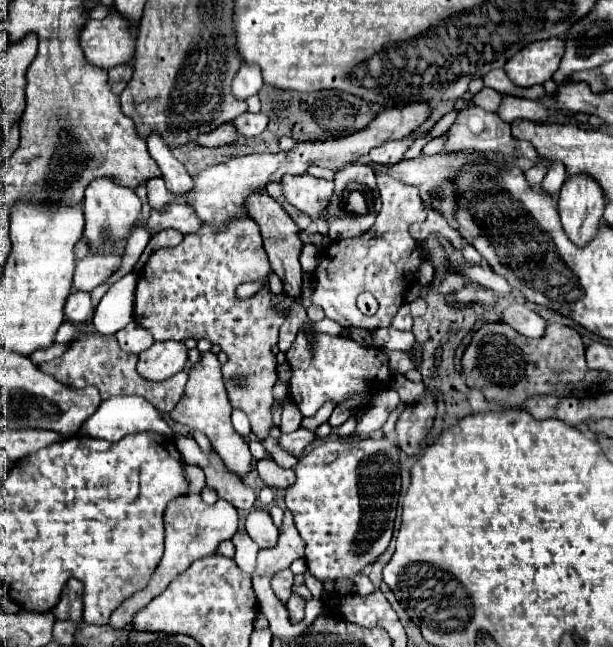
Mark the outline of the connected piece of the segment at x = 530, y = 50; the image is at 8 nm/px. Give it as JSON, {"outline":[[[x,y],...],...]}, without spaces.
{"outline":[[[559,37],[537,41],[513,55],[513,59],[505,63],[505,71],[517,87],[541,85],[553,77],[553,73],[559,67],[561,55],[563,41]]]}

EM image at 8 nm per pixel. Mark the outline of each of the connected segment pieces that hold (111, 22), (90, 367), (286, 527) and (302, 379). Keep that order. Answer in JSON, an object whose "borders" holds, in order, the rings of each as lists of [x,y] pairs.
{"borders":[[[[113,13],[101,21],[89,19],[79,33],[79,43],[91,65],[111,69],[133,59],[135,35],[123,17]]],[[[91,333],[91,335],[85,335],[77,341],[73,341],[69,345],[69,349],[59,359],[41,363],[39,369],[45,371],[47,375],[55,377],[63,385],[71,385],[77,389],[85,387],[85,385],[95,385],[101,391],[101,399],[109,399],[115,395],[141,395],[147,401],[151,401],[159,411],[163,411],[163,413],[171,411],[177,405],[177,401],[181,399],[181,393],[185,393],[187,373],[181,371],[181,373],[165,379],[163,383],[159,383],[159,381],[149,381],[149,379],[141,377],[137,373],[135,365],[137,365],[137,355],[121,351],[115,335]]],[[[285,509],[285,519],[283,519],[279,543],[273,549],[259,551],[255,575],[271,575],[279,569],[289,567],[299,557],[303,557],[303,539],[299,537],[299,533],[295,529],[293,513],[289,509]]],[[[301,329],[285,357],[291,365],[289,395],[303,417],[314,416],[327,401],[343,405],[351,399],[359,399],[365,407],[373,401],[379,387],[387,387],[393,379],[387,351],[377,347],[363,347],[347,335],[331,337],[325,333],[313,333],[311,337],[305,337],[305,331]]]]}

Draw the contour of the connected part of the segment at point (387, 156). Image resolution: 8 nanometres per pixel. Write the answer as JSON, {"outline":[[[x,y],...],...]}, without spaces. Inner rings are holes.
{"outline":[[[429,132],[420,133],[415,138],[411,135],[401,140],[392,140],[375,147],[373,151],[367,153],[367,159],[369,161],[375,161],[375,163],[381,163],[381,165],[389,165],[389,163],[399,162],[407,149],[413,144],[414,140],[418,138],[424,138]]]}

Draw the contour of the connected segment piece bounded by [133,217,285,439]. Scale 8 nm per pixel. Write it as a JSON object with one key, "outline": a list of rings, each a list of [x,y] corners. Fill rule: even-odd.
{"outline":[[[233,217],[229,223],[225,223],[221,229],[213,229],[211,225],[203,225],[197,233],[189,233],[183,237],[183,241],[177,245],[177,247],[161,247],[157,249],[155,253],[149,255],[147,263],[143,265],[143,269],[139,271],[139,281],[137,281],[137,289],[135,289],[135,311],[133,311],[133,319],[137,325],[145,327],[155,341],[169,341],[169,339],[175,339],[175,341],[183,341],[183,339],[195,339],[195,341],[201,341],[201,339],[207,339],[211,341],[213,345],[221,347],[221,351],[227,355],[227,363],[223,367],[223,383],[225,383],[225,389],[227,389],[227,395],[229,395],[229,401],[233,407],[237,409],[243,409],[251,421],[251,429],[253,433],[259,437],[259,439],[265,439],[273,421],[271,421],[271,405],[273,405],[273,393],[271,393],[271,387],[273,383],[277,381],[277,359],[275,355],[271,353],[271,349],[277,345],[277,333],[279,333],[279,327],[283,325],[285,317],[275,309],[275,305],[271,303],[271,297],[273,293],[269,291],[269,285],[267,285],[267,279],[269,279],[269,273],[271,271],[271,265],[269,265],[269,259],[267,259],[267,253],[263,249],[263,237],[259,233],[259,227],[257,223],[251,219],[251,217]],[[247,281],[257,281],[257,283],[263,283],[263,287],[249,299],[239,299],[235,289],[241,285],[241,283],[247,283]]]}

